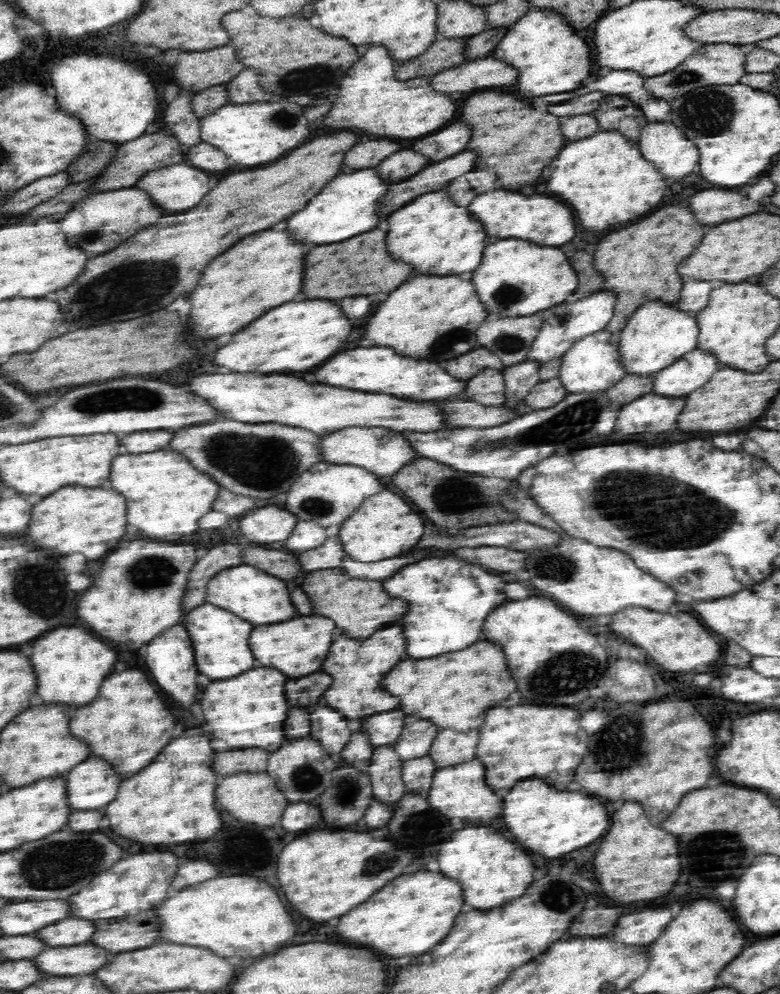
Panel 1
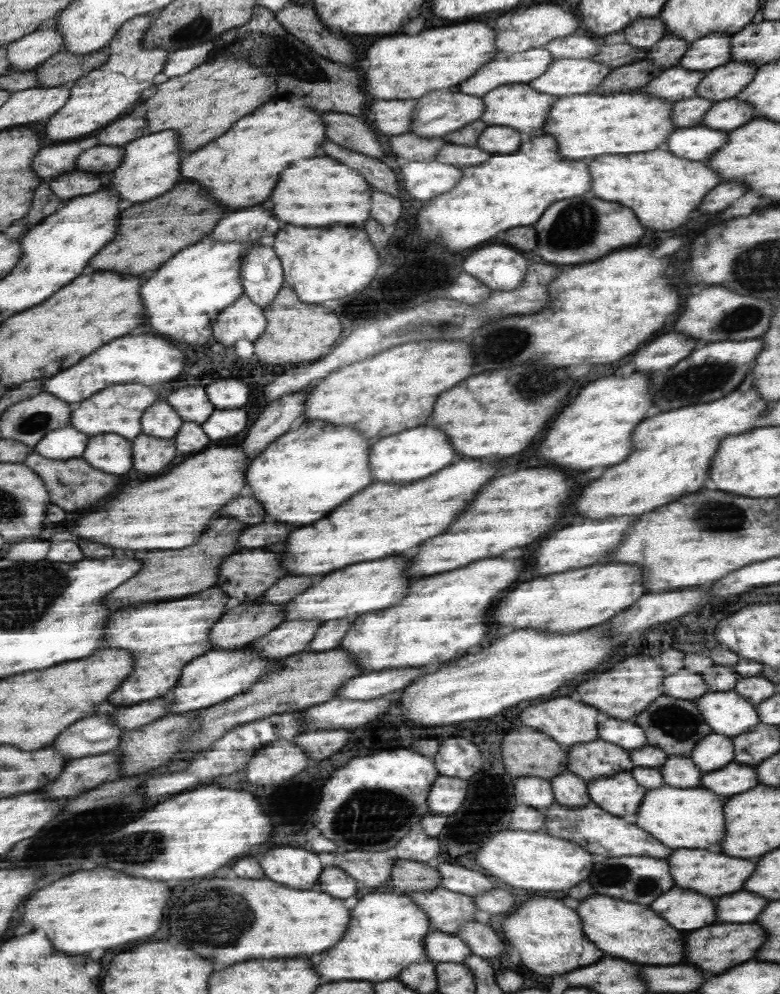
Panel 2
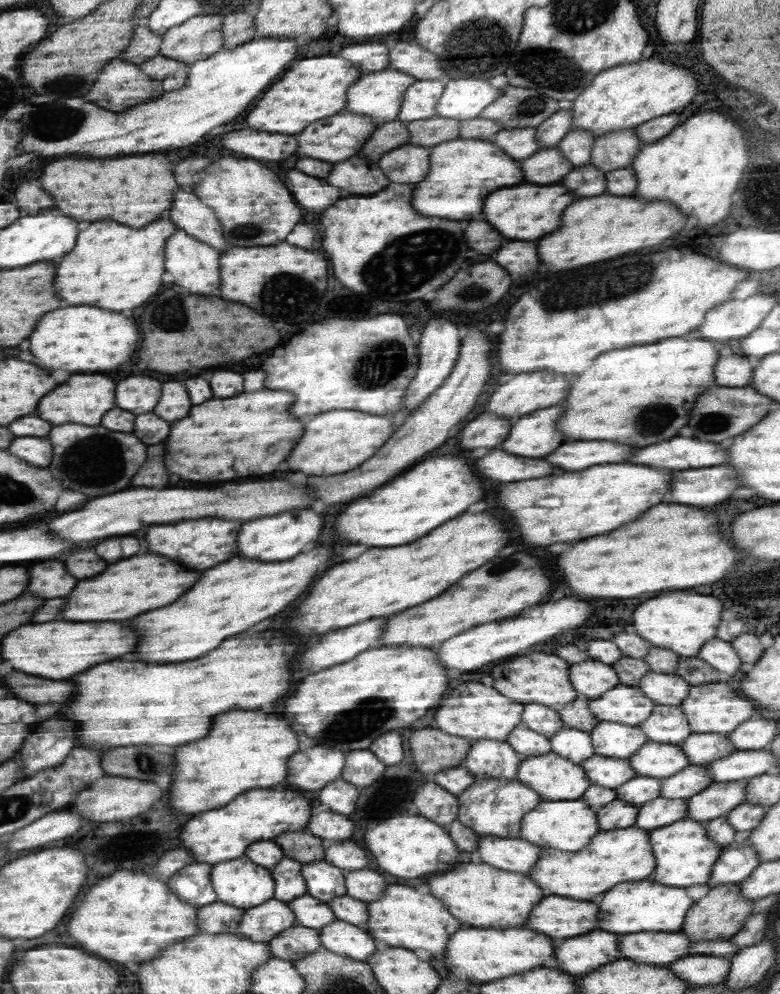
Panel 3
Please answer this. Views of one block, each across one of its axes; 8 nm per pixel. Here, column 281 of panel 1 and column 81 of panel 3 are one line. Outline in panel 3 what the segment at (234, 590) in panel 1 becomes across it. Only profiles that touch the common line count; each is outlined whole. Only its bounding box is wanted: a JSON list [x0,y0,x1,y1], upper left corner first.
[60,554,198,622]

